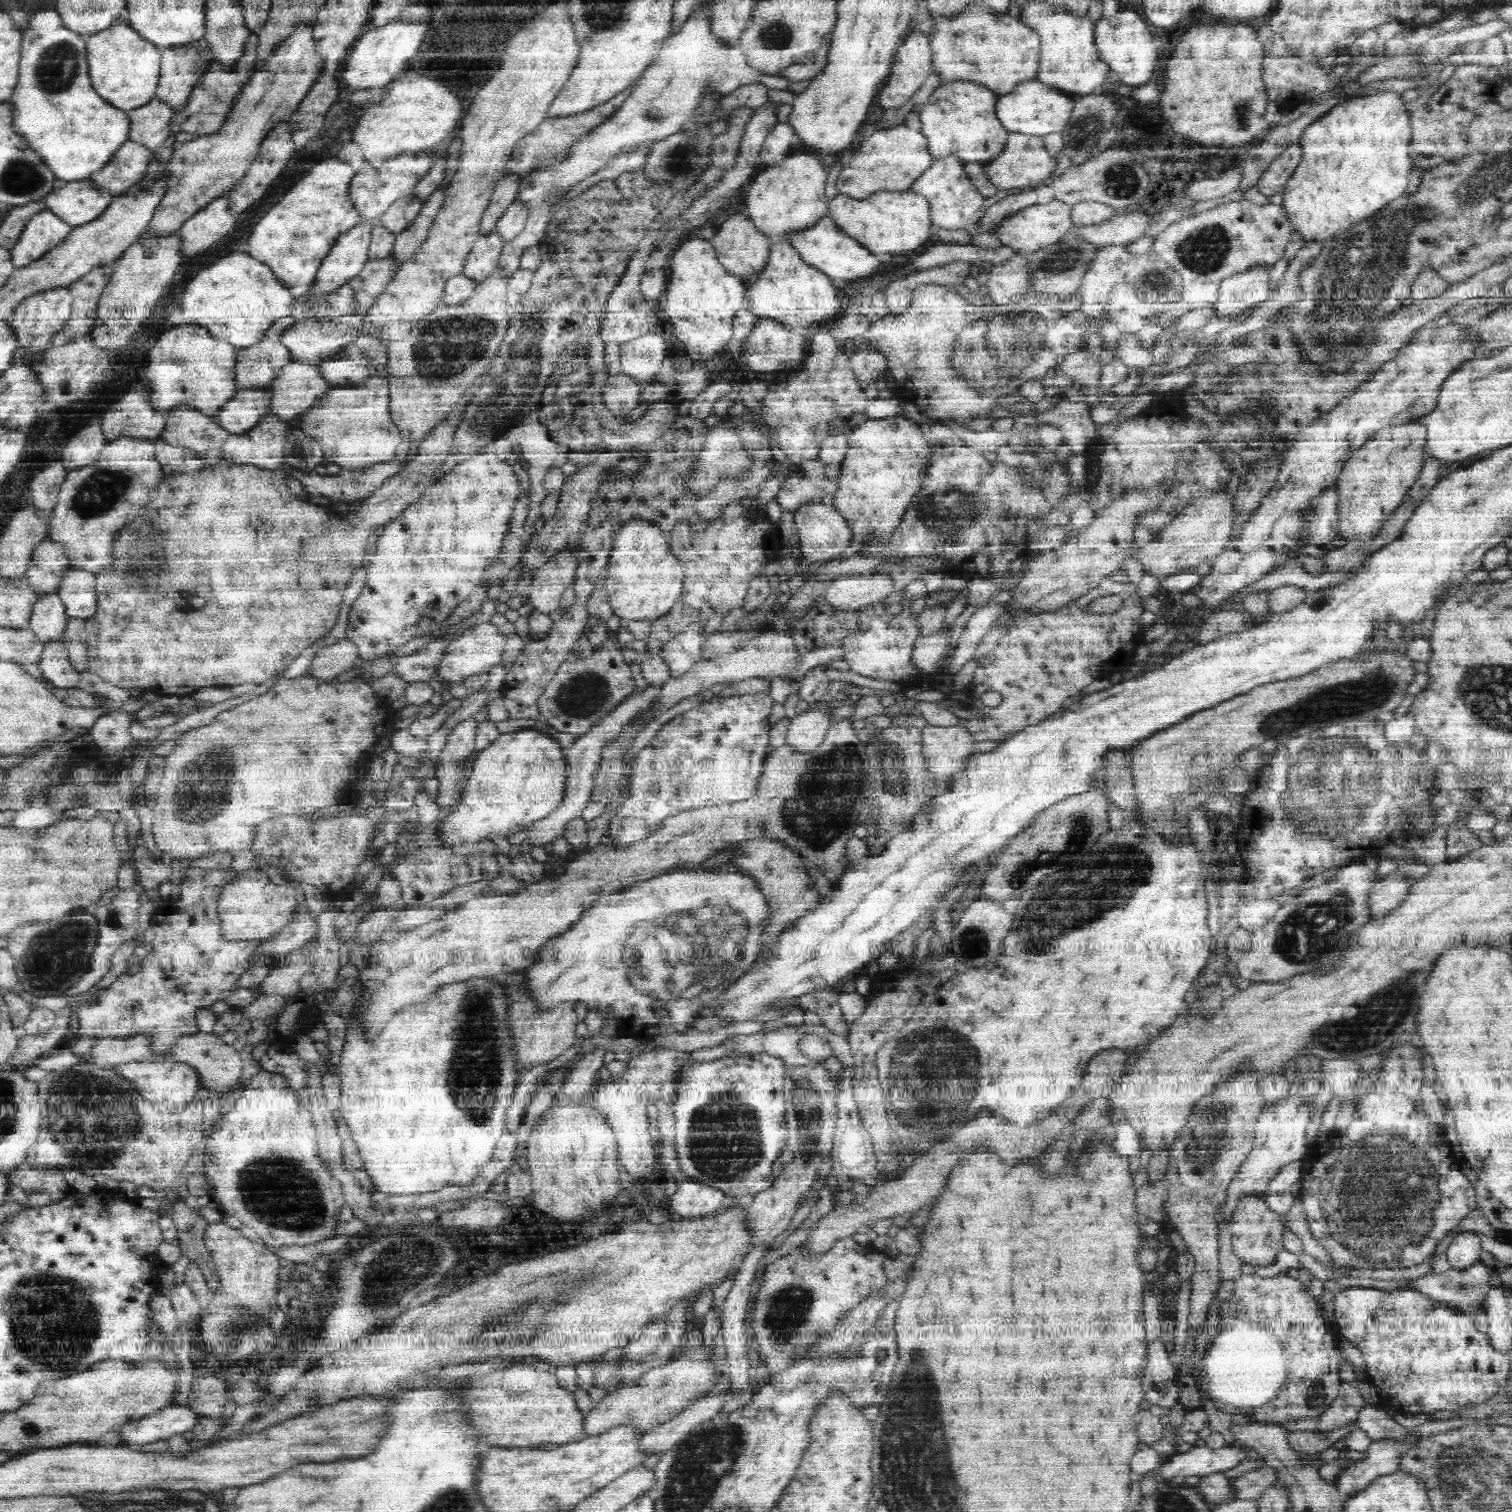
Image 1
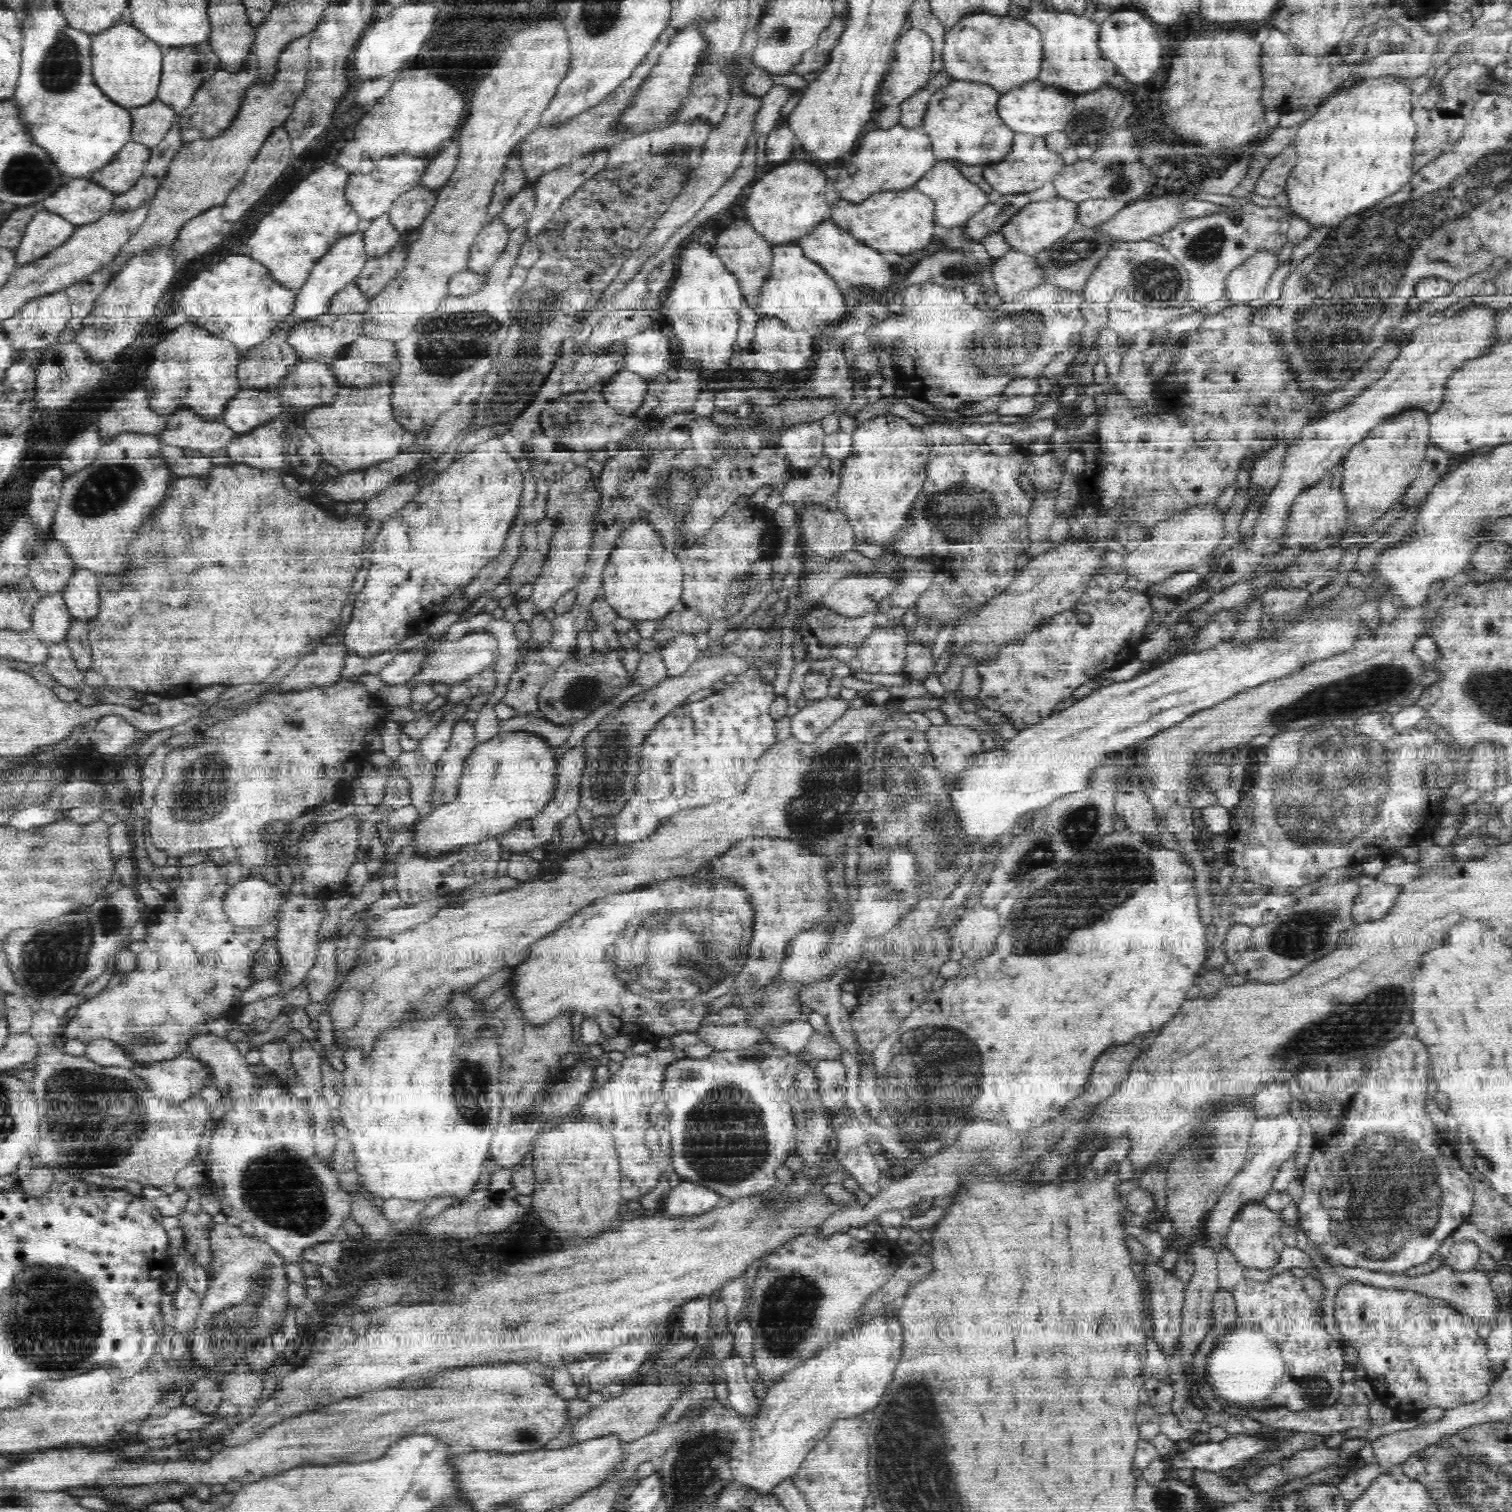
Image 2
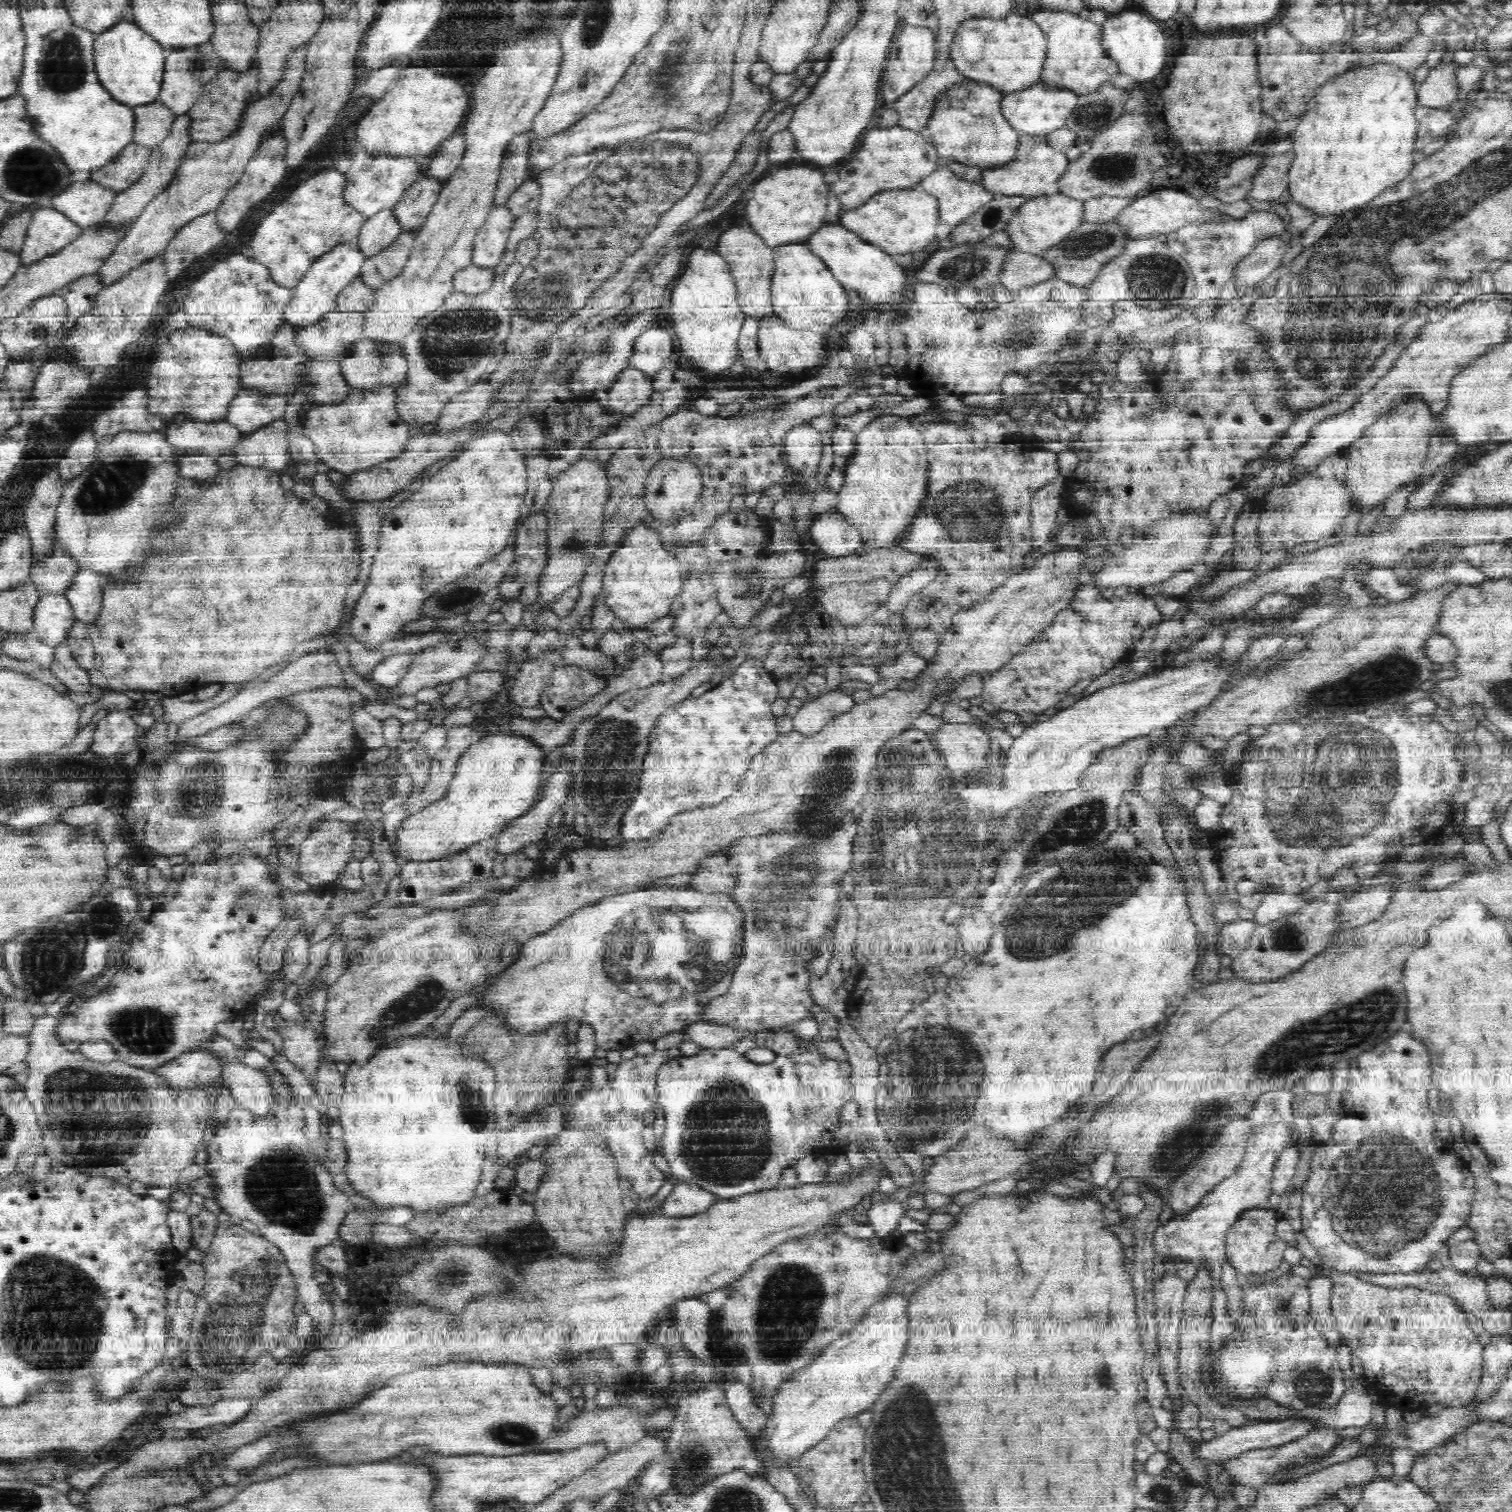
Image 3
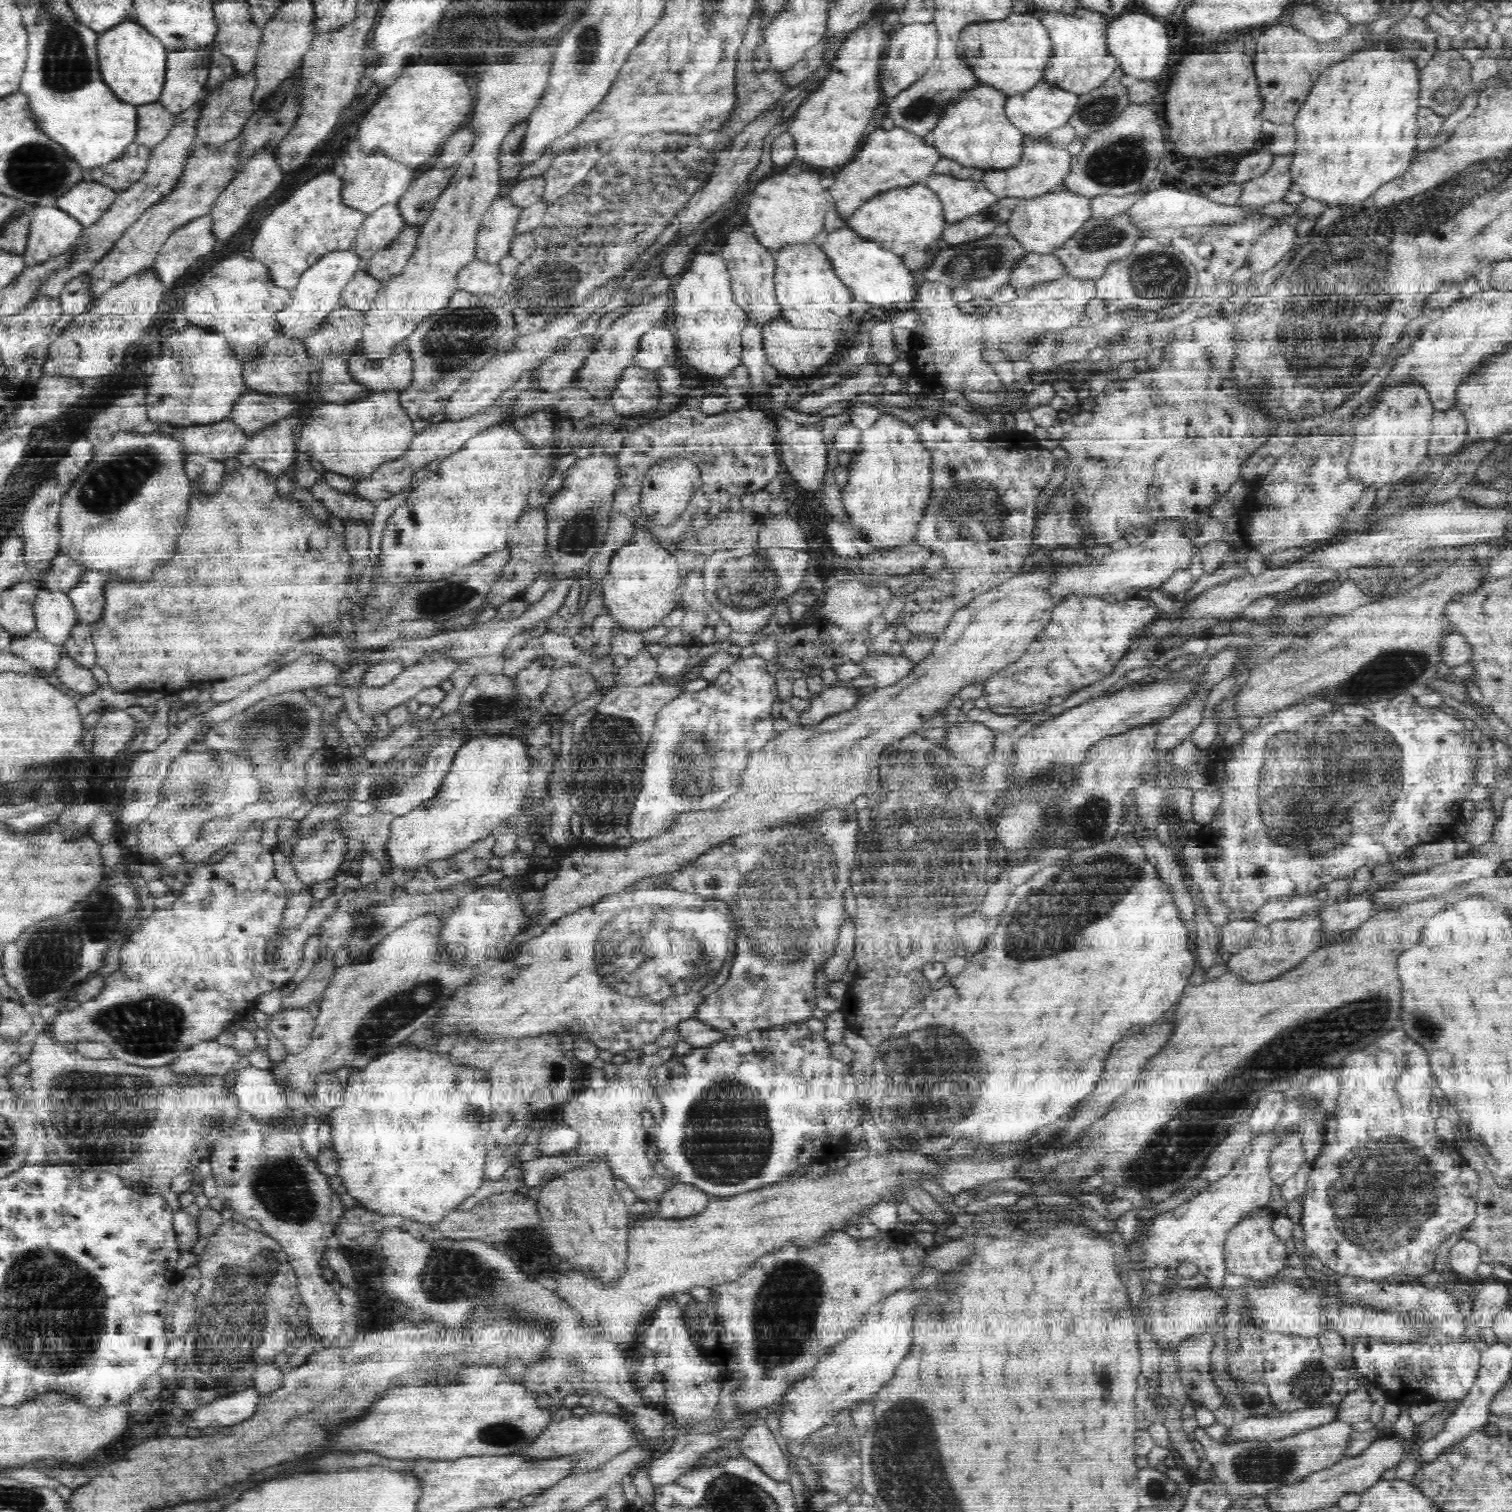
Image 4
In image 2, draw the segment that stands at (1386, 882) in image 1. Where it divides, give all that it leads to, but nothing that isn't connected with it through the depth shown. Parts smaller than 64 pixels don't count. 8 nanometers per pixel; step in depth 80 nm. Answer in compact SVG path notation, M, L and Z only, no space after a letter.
M1375 882L1372 885L1359 888L1350 906L1351 920L1354 926L1380 920L1392 908L1394 898L1400 887L1396 885Z

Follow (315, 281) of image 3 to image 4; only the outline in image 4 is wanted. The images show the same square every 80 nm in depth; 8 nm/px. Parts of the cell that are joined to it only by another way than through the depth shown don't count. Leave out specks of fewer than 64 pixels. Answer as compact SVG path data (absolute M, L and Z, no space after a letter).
M353 250L328 254L318 260L312 268L300 275L300 282L291 289L291 299L288 306L276 312L276 332L284 340L300 343L305 348L306 340L318 335L323 330L328 316L334 312L341 302L341 295L348 280L361 266L358 255Z

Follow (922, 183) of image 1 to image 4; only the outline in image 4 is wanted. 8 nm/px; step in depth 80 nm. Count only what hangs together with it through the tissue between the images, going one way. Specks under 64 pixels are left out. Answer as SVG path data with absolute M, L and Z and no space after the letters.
M942 175L929 176L924 182L928 182L929 187L940 198L949 225L978 215L1000 201L983 181Z

